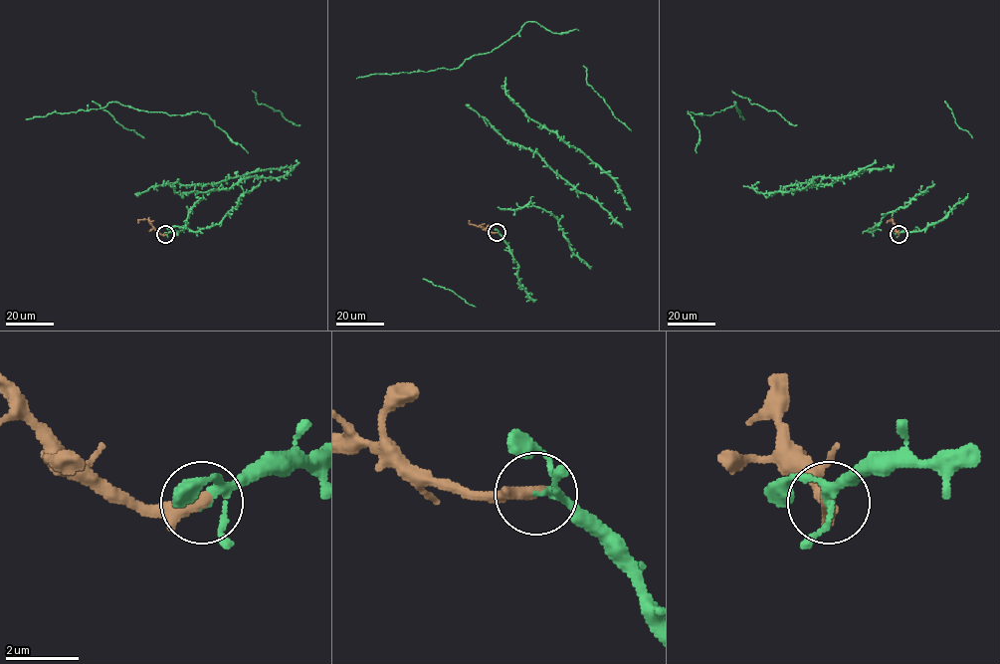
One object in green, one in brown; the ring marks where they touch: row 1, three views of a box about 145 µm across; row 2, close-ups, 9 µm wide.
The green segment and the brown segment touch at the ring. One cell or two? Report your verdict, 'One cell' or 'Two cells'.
One cell

